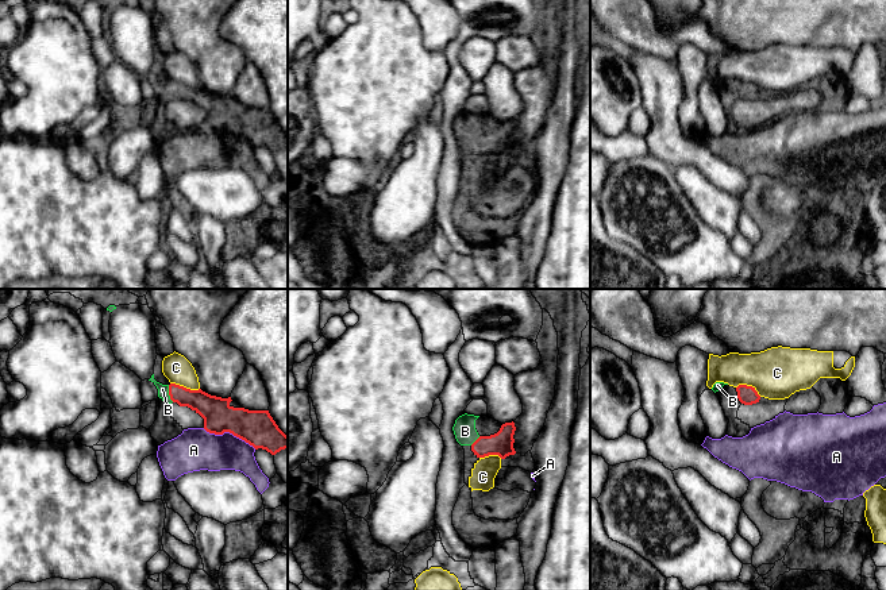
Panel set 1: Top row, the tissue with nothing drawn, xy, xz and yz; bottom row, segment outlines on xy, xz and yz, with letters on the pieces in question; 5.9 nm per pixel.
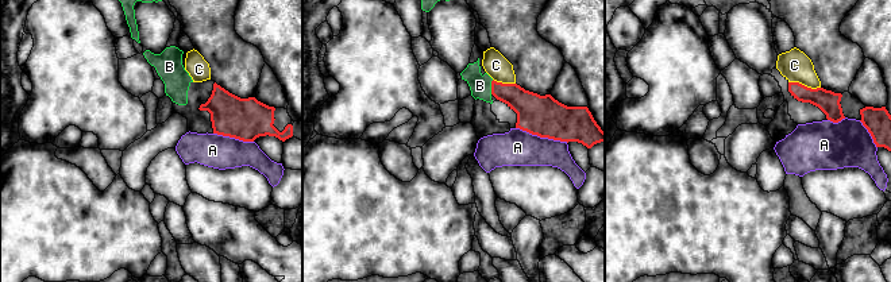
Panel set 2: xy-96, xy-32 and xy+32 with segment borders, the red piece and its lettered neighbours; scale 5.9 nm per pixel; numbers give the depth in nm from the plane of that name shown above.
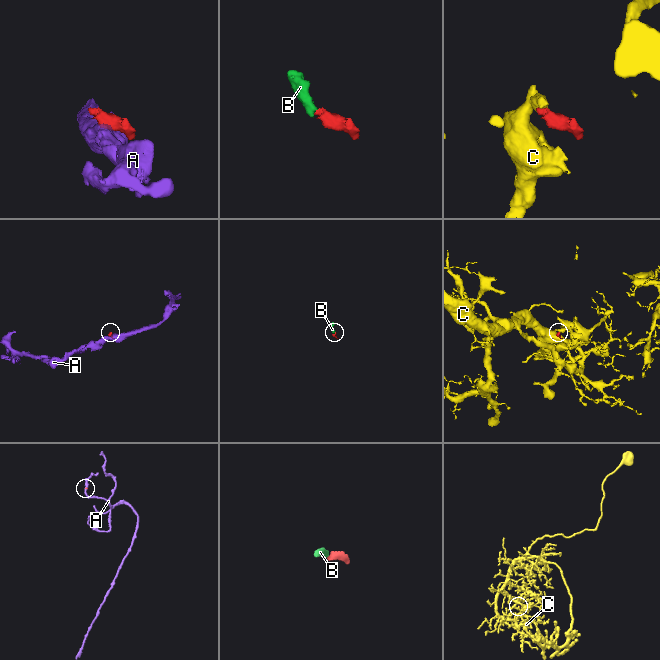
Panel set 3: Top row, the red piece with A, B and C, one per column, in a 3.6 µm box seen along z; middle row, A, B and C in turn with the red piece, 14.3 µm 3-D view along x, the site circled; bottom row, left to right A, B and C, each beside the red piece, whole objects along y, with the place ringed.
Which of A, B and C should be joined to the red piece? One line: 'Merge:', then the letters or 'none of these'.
Merge: B

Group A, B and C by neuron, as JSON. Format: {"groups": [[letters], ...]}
{"groups": [["A"], ["B"], ["C"]]}

